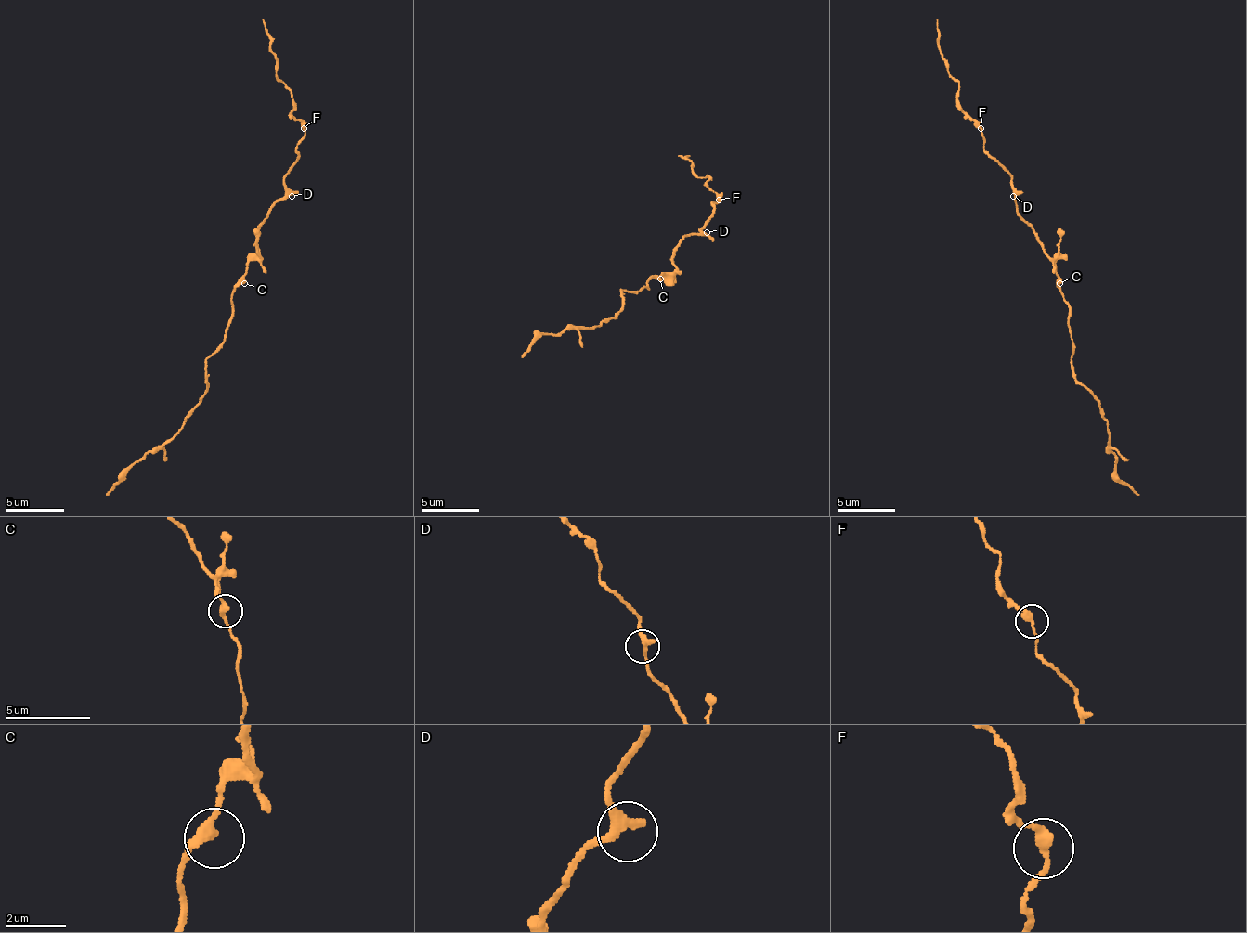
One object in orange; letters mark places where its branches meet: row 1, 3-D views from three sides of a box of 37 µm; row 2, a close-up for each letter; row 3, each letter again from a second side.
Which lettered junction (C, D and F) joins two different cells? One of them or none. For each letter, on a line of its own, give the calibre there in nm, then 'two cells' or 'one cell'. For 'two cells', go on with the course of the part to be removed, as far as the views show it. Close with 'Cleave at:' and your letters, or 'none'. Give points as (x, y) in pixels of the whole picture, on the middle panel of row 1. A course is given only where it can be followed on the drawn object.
C: 280 nm | one cell
D: 320 nm | one cell
F: 280 nm | one cell
Cleave at: none

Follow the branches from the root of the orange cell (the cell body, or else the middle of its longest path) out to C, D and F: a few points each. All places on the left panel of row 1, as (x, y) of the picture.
C: (251, 260), (244, 283)
D: (251, 260), (259, 260), (256, 225), (277, 201), (292, 196)
F: (251, 260), (259, 260), (256, 225), (285, 193), (285, 175), (297, 158), (297, 140), (303, 129)

